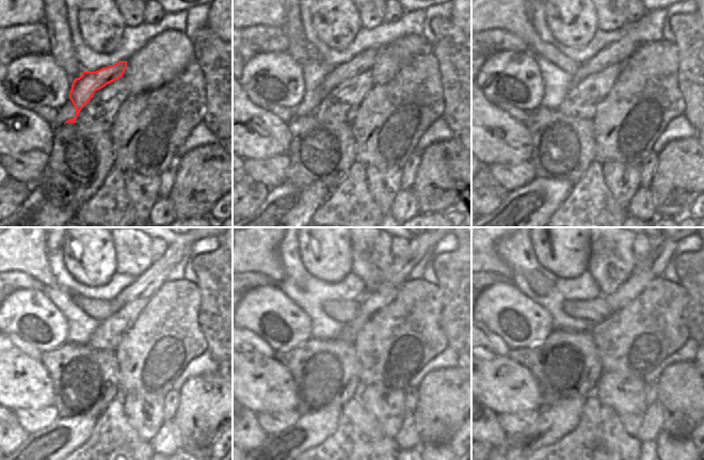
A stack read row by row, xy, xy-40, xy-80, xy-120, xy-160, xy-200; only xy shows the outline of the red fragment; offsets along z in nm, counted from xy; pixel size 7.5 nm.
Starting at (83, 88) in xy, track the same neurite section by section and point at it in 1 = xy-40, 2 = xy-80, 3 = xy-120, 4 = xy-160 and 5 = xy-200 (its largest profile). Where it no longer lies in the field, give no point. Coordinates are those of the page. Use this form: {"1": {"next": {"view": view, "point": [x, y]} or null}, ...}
{"1": {"next": {"view": "xy-40", "point": [364, 61]}}, "2": {"next": {"view": "xy-80", "point": [617, 52]}}, "3": {"next": {"view": "xy-120", "point": [148, 282]}}, "4": {"next": {"view": "xy-160", "point": [398, 272]}}, "5": {"next": {"view": "xy-200", "point": [645, 264]}}}

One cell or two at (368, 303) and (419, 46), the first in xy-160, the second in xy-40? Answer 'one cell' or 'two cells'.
two cells

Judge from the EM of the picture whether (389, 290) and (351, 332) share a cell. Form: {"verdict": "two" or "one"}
{"verdict": "one"}

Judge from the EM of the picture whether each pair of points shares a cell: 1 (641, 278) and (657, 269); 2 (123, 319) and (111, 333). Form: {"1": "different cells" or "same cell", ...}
{"1": "different cells", "2": "same cell"}

